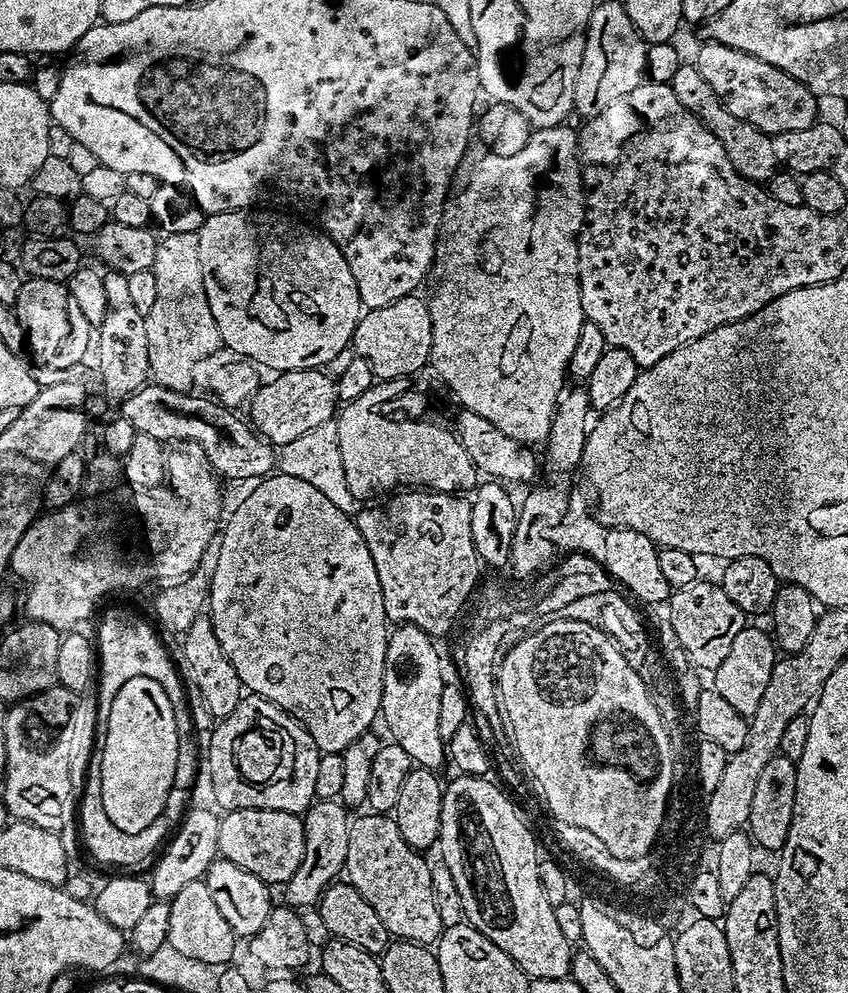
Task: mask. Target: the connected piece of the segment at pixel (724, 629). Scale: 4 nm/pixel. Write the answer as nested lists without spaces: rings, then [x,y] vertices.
[[[697,582],[677,588],[671,593],[666,608],[672,611],[670,621],[682,646],[682,652],[697,669],[714,670],[726,662],[726,654],[730,654],[730,646],[734,646],[734,638],[746,626],[746,614],[734,601],[726,595],[726,590],[719,583],[704,584]]]

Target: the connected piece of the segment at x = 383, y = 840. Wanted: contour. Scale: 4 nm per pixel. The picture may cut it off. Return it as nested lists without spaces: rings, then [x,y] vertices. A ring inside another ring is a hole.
[[[367,814],[368,816],[360,816],[351,821],[350,824],[350,846],[346,846],[346,862],[344,863],[344,872],[346,873],[347,883],[354,886],[354,890],[358,890],[358,894],[362,894],[362,898],[366,898],[366,902],[370,902],[370,906],[374,906],[374,914],[378,914],[378,918],[382,918],[382,922],[386,926],[389,937],[399,938],[401,940],[411,940],[413,944],[423,944],[425,946],[435,945],[440,939],[440,933],[444,931],[445,926],[442,918],[438,918],[438,906],[434,898],[434,890],[432,889],[432,869],[429,861],[424,861],[417,849],[410,847],[406,842],[406,838],[402,838],[402,830],[398,830],[395,819],[388,814]]]

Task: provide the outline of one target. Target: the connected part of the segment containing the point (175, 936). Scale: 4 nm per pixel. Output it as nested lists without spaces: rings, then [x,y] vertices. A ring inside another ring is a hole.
[[[195,880],[186,885],[169,903],[169,922],[166,927],[166,943],[186,954],[197,965],[218,964],[224,966],[236,952],[238,937],[236,931],[222,918],[218,906],[214,903],[214,897],[210,890],[204,885],[203,880]],[[228,960],[228,961],[227,961]]]

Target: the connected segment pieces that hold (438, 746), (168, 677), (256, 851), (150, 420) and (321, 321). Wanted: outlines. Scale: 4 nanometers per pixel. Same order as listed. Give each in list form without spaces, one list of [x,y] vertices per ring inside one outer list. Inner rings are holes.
[[[401,624],[391,629],[388,645],[386,646],[386,662],[382,674],[382,702],[380,703],[380,716],[382,724],[388,727],[391,739],[406,754],[410,754],[413,765],[421,768],[440,770],[446,764],[446,741],[438,730],[438,717],[442,703],[442,690],[446,683],[444,668],[440,665],[440,652],[436,649],[437,641],[426,635],[422,629],[413,624]]]
[[[128,608],[103,609],[99,617],[100,625],[96,628],[94,643],[98,649],[98,677],[96,691],[98,690],[99,709],[106,712],[112,707],[113,699],[117,696],[121,684],[130,678],[141,676],[150,678],[162,690],[166,690],[166,698],[170,698],[170,708],[174,710],[174,718],[184,722],[188,716],[188,700],[184,697],[186,684],[181,680],[175,664],[160,640],[159,631],[153,625],[147,624],[136,612]]]
[[[239,808],[220,816],[219,855],[234,862],[234,866],[242,866],[242,870],[262,878],[269,886],[287,885],[288,880],[294,878],[294,870],[302,866],[302,854],[305,850],[304,821],[297,813]]]
[[[148,382],[143,386],[137,387],[132,395],[122,400],[122,415],[134,426],[136,432],[150,434],[150,438],[161,442],[168,440],[189,440],[208,460],[212,471],[217,477],[228,480],[252,480],[259,481],[273,475],[274,469],[278,464],[277,449],[270,441],[265,440],[247,419],[239,420],[235,416],[233,409],[227,404],[217,402],[215,399],[207,400],[204,396],[192,396],[188,392],[167,389],[155,382]]]
[[[276,210],[213,212],[205,215],[204,225],[198,232],[198,262],[202,262],[202,286],[206,286],[210,314],[214,314],[221,345],[225,349],[229,348],[230,351],[237,352],[235,354],[237,357],[243,358],[261,369],[273,368],[271,371],[279,374],[293,372],[299,368],[323,369],[330,362],[330,358],[334,358],[351,345],[356,324],[362,315],[362,305],[358,298],[354,274],[350,274],[350,266],[346,262],[342,250],[319,227],[308,222],[301,222],[295,215],[281,214]]]

